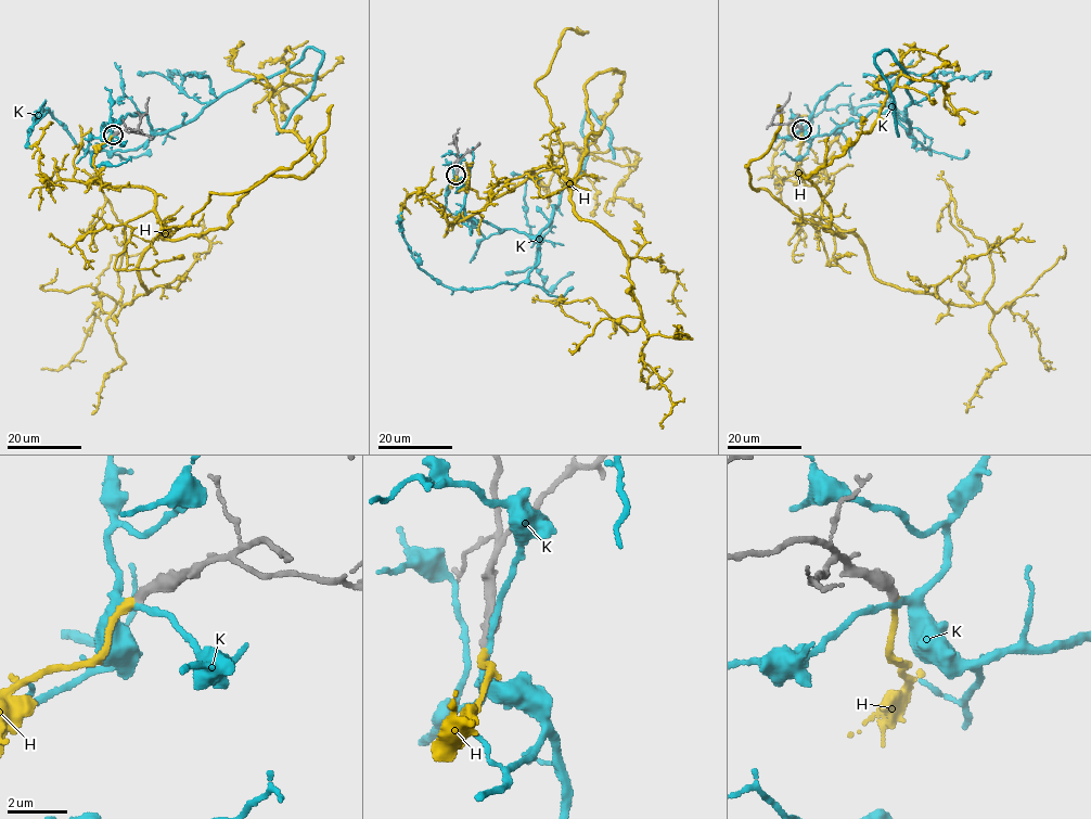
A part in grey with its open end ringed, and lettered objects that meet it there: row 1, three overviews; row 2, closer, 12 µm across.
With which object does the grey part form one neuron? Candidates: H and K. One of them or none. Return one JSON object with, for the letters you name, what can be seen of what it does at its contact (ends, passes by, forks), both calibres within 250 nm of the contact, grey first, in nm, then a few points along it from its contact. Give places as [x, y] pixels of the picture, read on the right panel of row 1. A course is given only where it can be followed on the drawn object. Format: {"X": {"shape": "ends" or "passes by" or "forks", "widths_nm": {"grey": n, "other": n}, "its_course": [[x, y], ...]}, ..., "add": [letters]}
{"H": {"shape": "ends", "widths_nm": {"grey": 360, "other": 240}, "its_course": [[803, 129], [795, 169], [833, 181], [822, 215], [844, 237], [800, 175], [869, 132], [900, 75], [977, 111]]}, "add": ["H"]}

